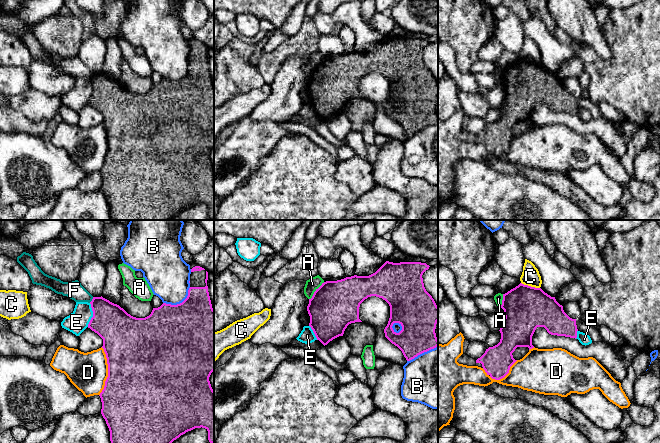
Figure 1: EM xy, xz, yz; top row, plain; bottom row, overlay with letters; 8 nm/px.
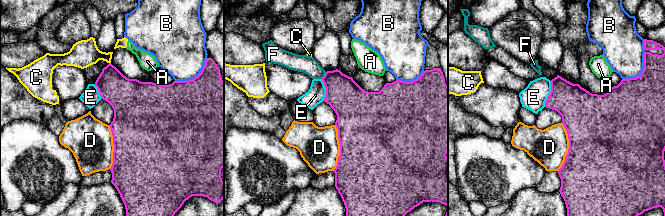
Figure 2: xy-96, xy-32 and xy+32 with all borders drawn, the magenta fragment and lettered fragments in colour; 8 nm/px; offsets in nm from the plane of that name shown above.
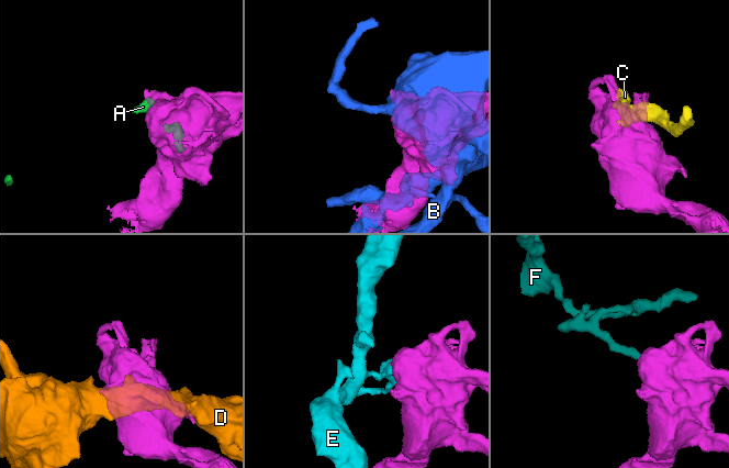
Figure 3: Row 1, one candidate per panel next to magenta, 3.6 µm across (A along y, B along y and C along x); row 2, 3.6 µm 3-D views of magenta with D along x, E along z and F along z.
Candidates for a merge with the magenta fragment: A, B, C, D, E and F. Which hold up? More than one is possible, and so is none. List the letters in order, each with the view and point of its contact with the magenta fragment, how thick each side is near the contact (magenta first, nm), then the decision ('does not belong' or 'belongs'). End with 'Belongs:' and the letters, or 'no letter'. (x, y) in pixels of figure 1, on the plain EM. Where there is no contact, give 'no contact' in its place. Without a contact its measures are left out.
A: xz (315, 67) | 380/100 nm | does not belong
B: xy (180, 79) | 500/340 nm | does not belong
C: yz (530, 62) | 360/150 nm | does not belong
D: xy (108, 147) | 500/300 nm | does not belong
E: xy (93, 91) | 300/170 nm | does not belong
F: xy (92, 76) | 300/150 nm | does not belong
Belongs: no letter

